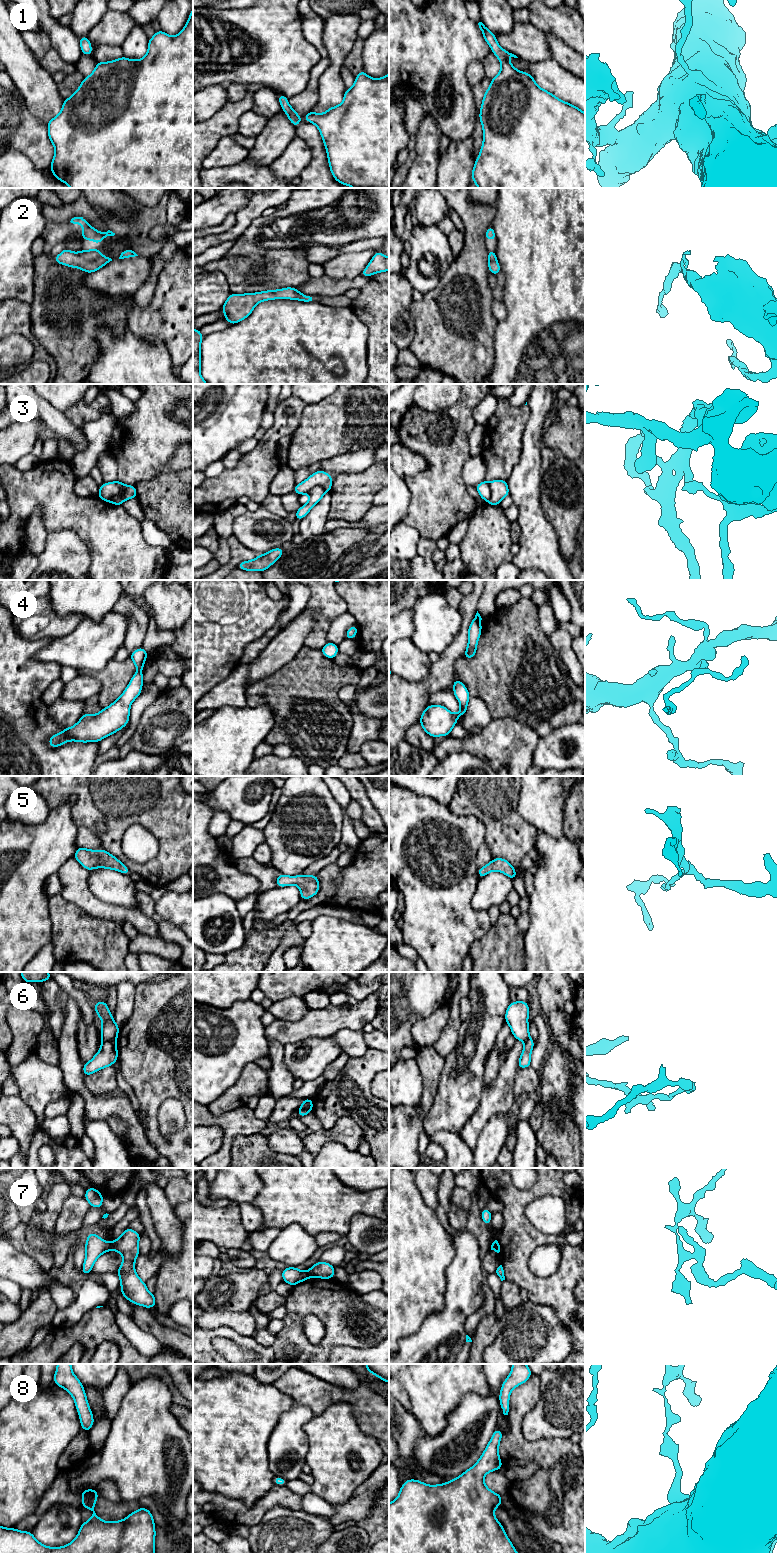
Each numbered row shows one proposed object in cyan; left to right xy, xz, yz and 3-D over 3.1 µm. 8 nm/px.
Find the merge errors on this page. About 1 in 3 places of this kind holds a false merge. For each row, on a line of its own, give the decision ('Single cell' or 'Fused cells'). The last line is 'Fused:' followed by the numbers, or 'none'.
1: Single cell
2: Single cell
3: Fused cells
4: Single cell
5: Single cell
6: Fused cells
7: Fused cells
8: Single cell
Fused: 3, 6, 7

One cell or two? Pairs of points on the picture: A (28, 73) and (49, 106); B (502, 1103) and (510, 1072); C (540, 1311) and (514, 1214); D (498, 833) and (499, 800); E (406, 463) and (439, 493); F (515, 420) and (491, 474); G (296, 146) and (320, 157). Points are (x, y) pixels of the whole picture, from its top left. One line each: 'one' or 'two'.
A: one
B: one
C: two
D: one
E: two
F: one
G: two

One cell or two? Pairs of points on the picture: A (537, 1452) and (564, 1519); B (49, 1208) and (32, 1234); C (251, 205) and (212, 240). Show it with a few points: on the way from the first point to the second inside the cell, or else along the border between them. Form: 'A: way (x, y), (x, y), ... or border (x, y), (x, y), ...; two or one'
A: way (542, 1469), (541, 1496), (547, 1502); one
B: way (49, 1214), (38, 1228); one
C: way (245, 217), (229, 235), (224, 236); one

